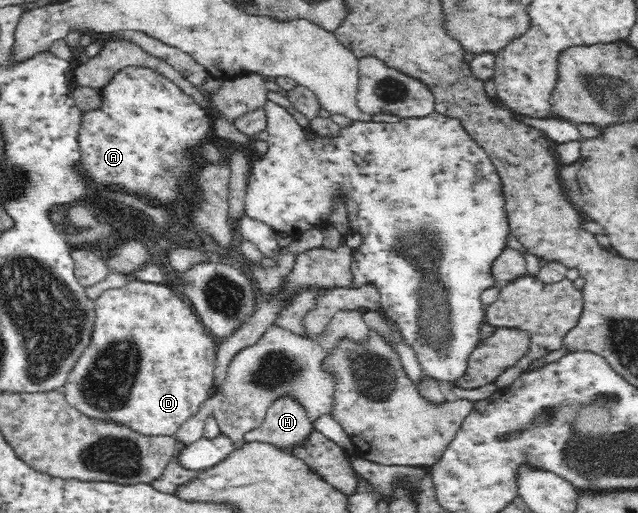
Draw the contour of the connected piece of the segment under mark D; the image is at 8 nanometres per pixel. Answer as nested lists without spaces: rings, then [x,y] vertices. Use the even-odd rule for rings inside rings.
[[[131,278],[124,287],[106,291],[96,299],[96,314],[96,326],[94,334],[92,334],[92,342],[90,342],[90,346],[86,348],[86,352],[80,357],[76,366],[68,373],[66,382],[59,390],[60,393],[73,408],[80,410],[83,414],[89,414],[93,418],[109,418],[109,420],[125,422],[137,432],[154,435],[166,433],[175,436],[182,424],[188,418],[194,416],[198,412],[200,404],[210,396],[209,388],[213,379],[213,366],[217,357],[219,341],[208,330],[193,306],[186,304],[182,298],[175,296],[172,290],[162,282],[148,283]]]

